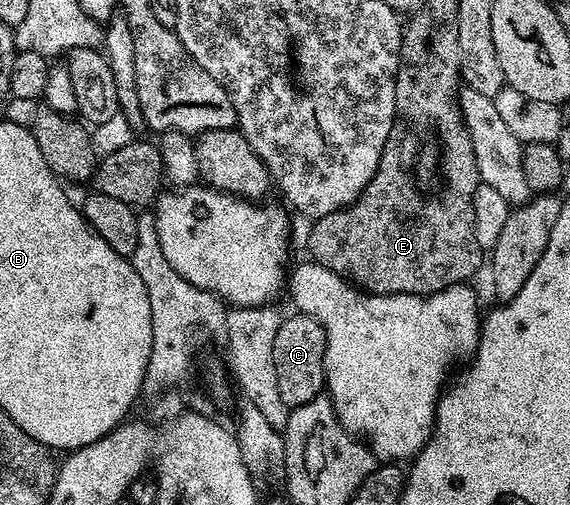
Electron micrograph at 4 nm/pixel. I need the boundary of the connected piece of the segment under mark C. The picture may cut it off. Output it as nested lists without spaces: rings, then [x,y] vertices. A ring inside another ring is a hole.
[[[292,313],[288,319],[283,318],[277,329],[277,333],[271,345],[271,365],[276,375],[276,385],[278,385],[278,395],[288,408],[303,405],[319,396],[325,384],[325,353],[326,353],[326,333],[323,327],[314,317],[305,313]]]

